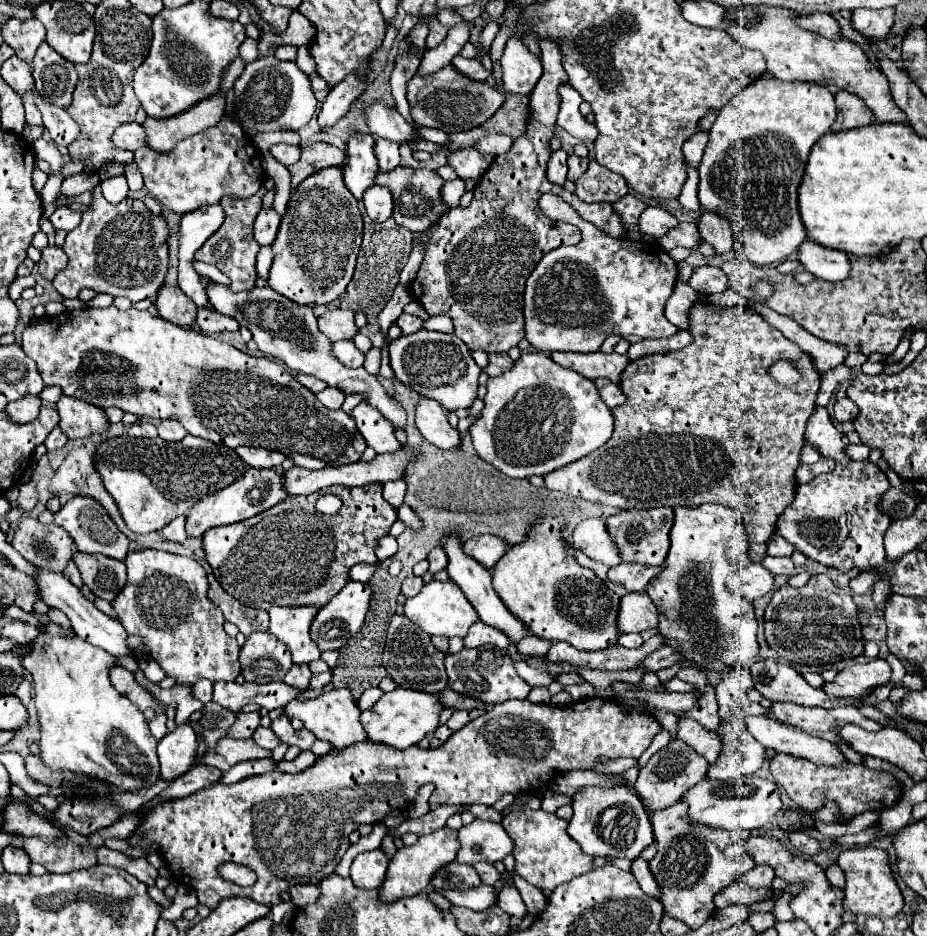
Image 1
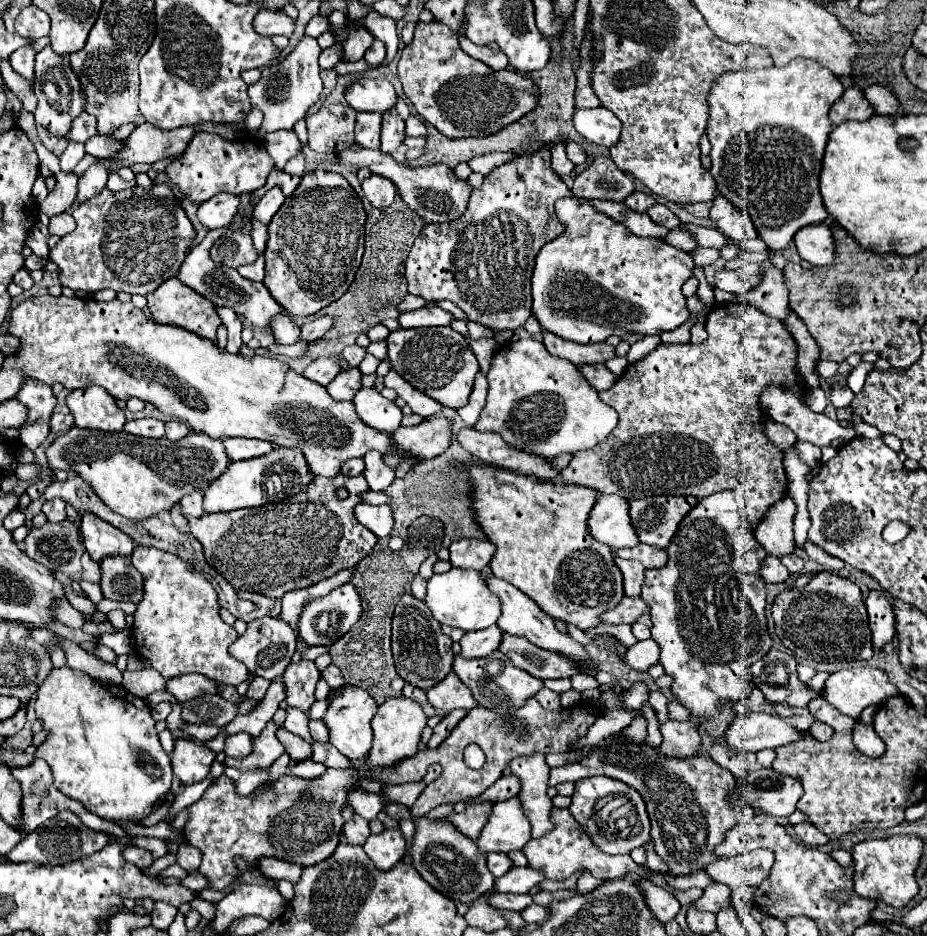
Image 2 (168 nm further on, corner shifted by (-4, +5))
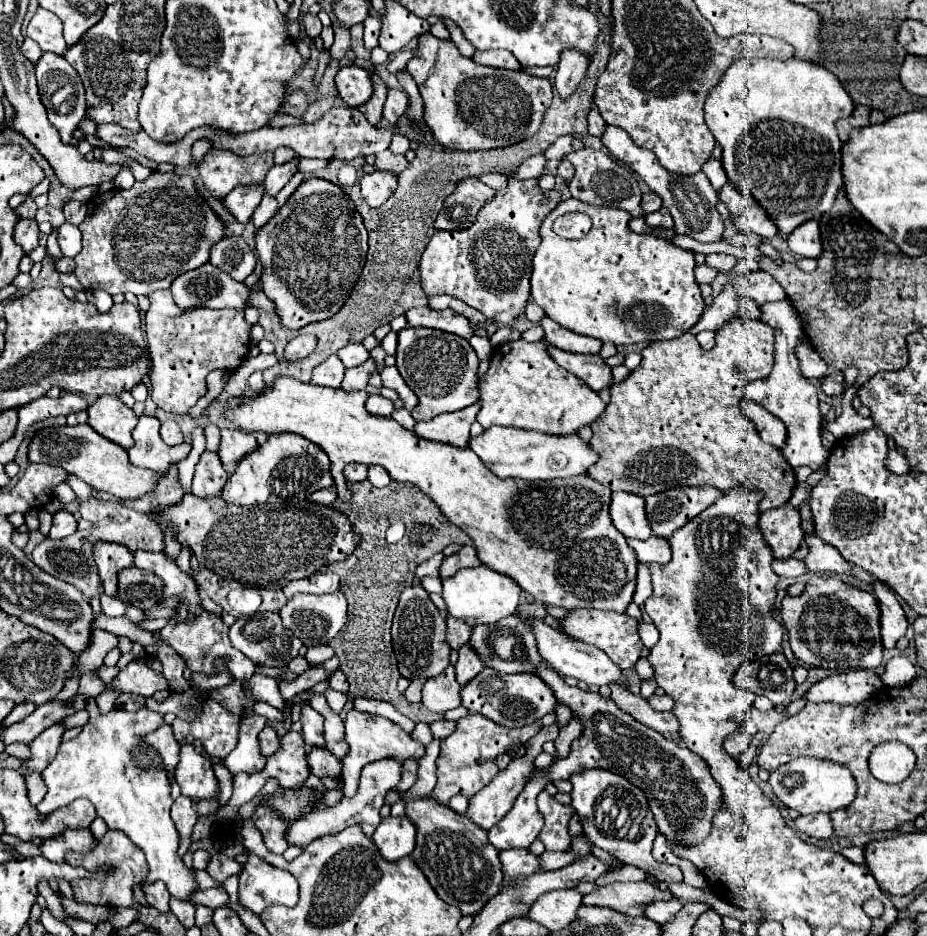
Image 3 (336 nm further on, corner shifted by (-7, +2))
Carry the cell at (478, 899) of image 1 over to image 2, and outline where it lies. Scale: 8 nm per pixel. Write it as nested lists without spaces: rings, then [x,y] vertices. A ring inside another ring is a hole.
[[[526,865],[526,867],[514,867],[500,879],[496,879],[496,889],[494,891],[510,891],[510,893],[528,893],[532,887],[536,887],[540,881],[546,877],[540,875],[538,869]]]

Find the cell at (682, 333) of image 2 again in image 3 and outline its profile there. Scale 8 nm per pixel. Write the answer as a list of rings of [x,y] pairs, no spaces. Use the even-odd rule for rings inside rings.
[[[729,286],[719,296],[715,296],[713,304],[705,308],[699,322],[689,330],[689,334],[699,334],[701,330],[719,330],[725,322],[737,316],[737,292]]]

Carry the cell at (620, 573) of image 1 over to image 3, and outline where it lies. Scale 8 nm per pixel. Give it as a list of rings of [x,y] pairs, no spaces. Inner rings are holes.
[[[651,536],[649,540],[641,542],[641,540],[629,540],[629,546],[635,552],[635,558],[639,562],[649,562],[649,564],[667,564],[671,560],[671,548],[669,542],[659,538],[659,536]]]

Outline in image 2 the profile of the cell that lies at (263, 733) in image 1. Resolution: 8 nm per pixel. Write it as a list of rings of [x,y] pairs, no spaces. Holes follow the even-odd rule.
[[[280,727],[280,733],[276,733],[276,735],[280,737],[280,743],[286,747],[286,753],[292,757],[292,761],[300,763],[300,761],[306,761],[312,757],[312,743],[286,731],[284,727]]]

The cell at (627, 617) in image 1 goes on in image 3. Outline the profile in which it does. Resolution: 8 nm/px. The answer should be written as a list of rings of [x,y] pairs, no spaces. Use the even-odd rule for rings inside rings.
[[[571,610],[569,616],[563,620],[563,632],[567,636],[573,636],[577,640],[583,640],[587,644],[593,644],[607,652],[607,656],[619,666],[619,668],[633,668],[635,662],[641,656],[643,642],[638,634],[639,624],[629,618],[627,614],[617,612],[599,612],[599,610]]]

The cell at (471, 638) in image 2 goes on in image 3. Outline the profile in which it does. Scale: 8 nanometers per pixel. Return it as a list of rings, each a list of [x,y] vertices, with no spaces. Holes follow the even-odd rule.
[[[463,644],[463,648],[459,648],[459,660],[455,664],[457,670],[457,682],[461,686],[465,686],[473,676],[477,676],[481,670],[485,668],[485,664],[479,660],[479,656],[473,652],[473,648],[469,644]]]

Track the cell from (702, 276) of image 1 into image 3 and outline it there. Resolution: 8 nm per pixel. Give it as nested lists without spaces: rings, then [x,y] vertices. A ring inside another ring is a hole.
[[[755,270],[749,274],[739,274],[735,276],[733,284],[737,286],[737,294],[751,298],[757,304],[771,302],[771,300],[781,300],[787,298],[785,290],[779,286],[779,282],[765,270]]]

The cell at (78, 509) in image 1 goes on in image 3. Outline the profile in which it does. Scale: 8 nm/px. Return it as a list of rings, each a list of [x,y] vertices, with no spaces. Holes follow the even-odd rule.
[[[95,542],[93,546],[93,558],[99,566],[99,578],[105,586],[105,594],[115,596],[117,588],[117,574],[119,570],[133,564],[133,554],[129,548],[123,548],[123,544],[111,544],[111,542]]]

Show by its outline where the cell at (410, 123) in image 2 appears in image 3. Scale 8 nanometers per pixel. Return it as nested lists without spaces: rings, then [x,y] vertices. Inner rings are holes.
[[[395,134],[393,136],[393,140],[391,140],[391,146],[389,146],[395,154],[405,154],[407,150],[409,150],[409,140],[407,140],[407,136],[403,136],[403,134]]]

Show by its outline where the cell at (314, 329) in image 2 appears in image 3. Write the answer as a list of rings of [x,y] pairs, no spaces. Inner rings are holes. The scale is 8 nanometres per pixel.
[[[307,334],[307,336],[297,336],[297,338],[293,338],[293,340],[287,344],[287,348],[285,348],[285,358],[291,360],[291,362],[301,360],[301,358],[309,356],[309,354],[315,350],[315,346],[317,346],[315,336],[311,336],[311,334]]]

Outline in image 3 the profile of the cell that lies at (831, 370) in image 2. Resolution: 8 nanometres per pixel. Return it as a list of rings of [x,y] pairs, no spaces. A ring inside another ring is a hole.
[[[803,342],[797,344],[795,354],[799,358],[799,366],[801,366],[801,374],[805,378],[819,378],[823,380],[823,376],[827,376],[827,362],[823,362],[823,358],[811,348],[811,346],[803,346]]]

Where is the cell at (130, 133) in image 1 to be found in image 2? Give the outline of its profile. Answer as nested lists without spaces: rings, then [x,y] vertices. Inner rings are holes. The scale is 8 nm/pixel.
[[[96,135],[92,139],[86,141],[86,153],[88,155],[94,155],[94,157],[112,157],[112,153],[116,153],[116,149],[120,149],[124,141],[112,141],[110,137],[106,135]]]

